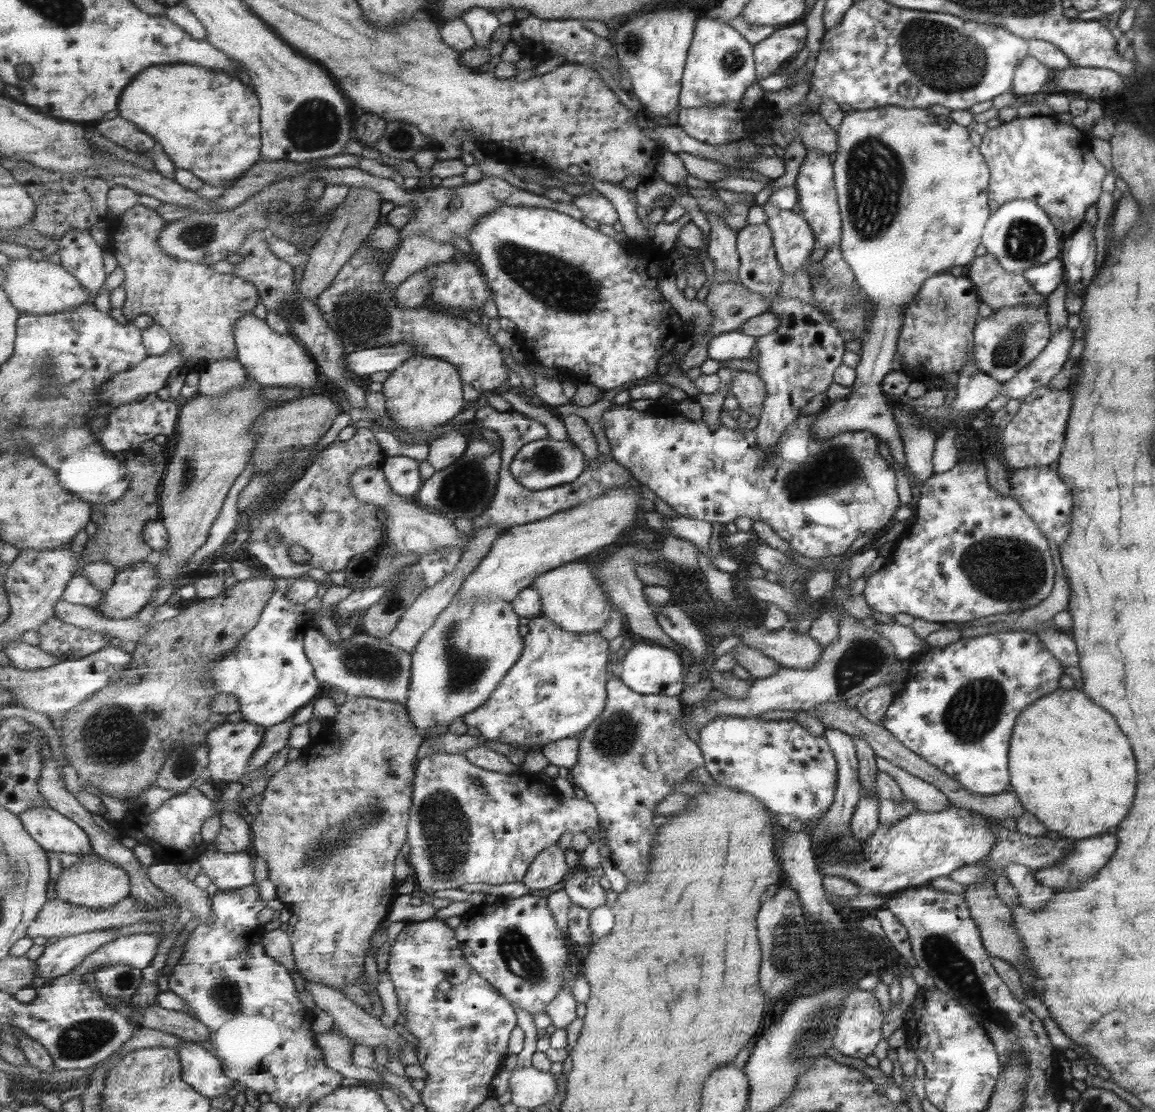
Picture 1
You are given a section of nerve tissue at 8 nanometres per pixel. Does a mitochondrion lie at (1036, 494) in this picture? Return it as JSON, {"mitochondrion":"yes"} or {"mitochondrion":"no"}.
{"mitochondrion":"no"}

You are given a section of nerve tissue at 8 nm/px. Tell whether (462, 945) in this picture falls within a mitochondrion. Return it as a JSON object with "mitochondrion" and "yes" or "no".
{"mitochondrion":"no"}

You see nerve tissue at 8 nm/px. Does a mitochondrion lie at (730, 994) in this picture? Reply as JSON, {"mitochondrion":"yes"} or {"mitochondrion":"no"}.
{"mitochondrion":"no"}

